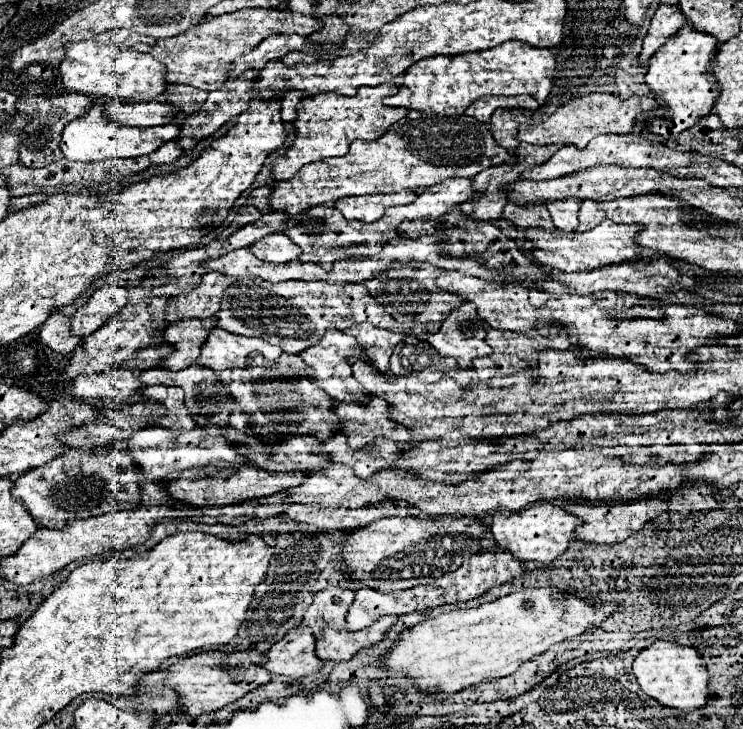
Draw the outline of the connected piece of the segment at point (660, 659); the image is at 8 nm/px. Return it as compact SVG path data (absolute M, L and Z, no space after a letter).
M656 640L652 646L640 650L640 654L632 664L632 670L636 674L640 688L648 696L658 700L662 706L690 712L706 704L708 672L706 672L706 666L702 664L702 656L692 646L680 646L676 642Z

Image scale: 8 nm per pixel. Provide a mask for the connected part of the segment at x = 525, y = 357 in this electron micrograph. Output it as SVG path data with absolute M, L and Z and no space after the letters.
M540 326L540 330L530 330L528 334L516 334L512 330L496 330L496 328L486 328L486 342L488 346L492 348L492 354L490 356L484 356L484 358L476 358L474 360L474 368L478 370L478 376L480 380L488 380L492 376L510 376L510 374L516 374L528 366L534 366L536 360L538 360L538 352L540 350L556 350L556 352L566 352L566 350L572 350L576 354L582 354L586 352L582 346L576 346L568 340L568 334L564 334L564 330L560 330L560 326Z

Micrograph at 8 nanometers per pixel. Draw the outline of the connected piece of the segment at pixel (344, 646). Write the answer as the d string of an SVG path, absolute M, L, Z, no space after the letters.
M332 586L332 588L320 590L314 596L314 602L310 604L310 608L304 612L304 618L302 618L300 626L312 628L314 638L316 638L316 656L320 660L334 660L334 662L350 660L358 650L368 648L372 644L376 644L378 640L382 640L384 630L382 632L376 632L376 628L358 630L358 632L346 630L344 616L348 612L348 608L352 606L352 602L354 602L354 592L352 590L346 590L346 588L340 588L340 586Z

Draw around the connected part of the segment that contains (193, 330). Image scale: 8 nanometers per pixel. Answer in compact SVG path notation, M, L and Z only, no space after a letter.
M216 316L212 318L182 318L178 322L168 324L162 330L162 338L164 342L172 344L176 350L160 360L162 368L168 370L182 370L190 364L194 364L200 355L202 342L206 340L210 328L216 326Z

